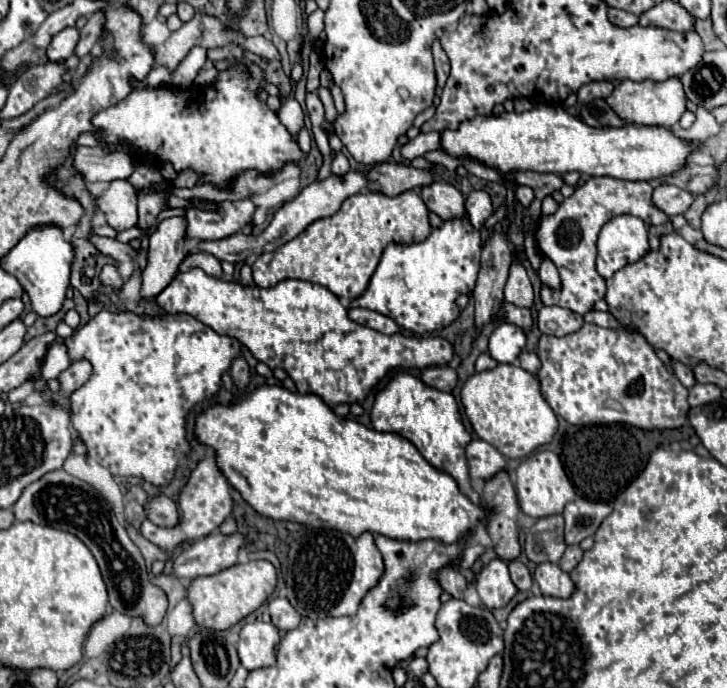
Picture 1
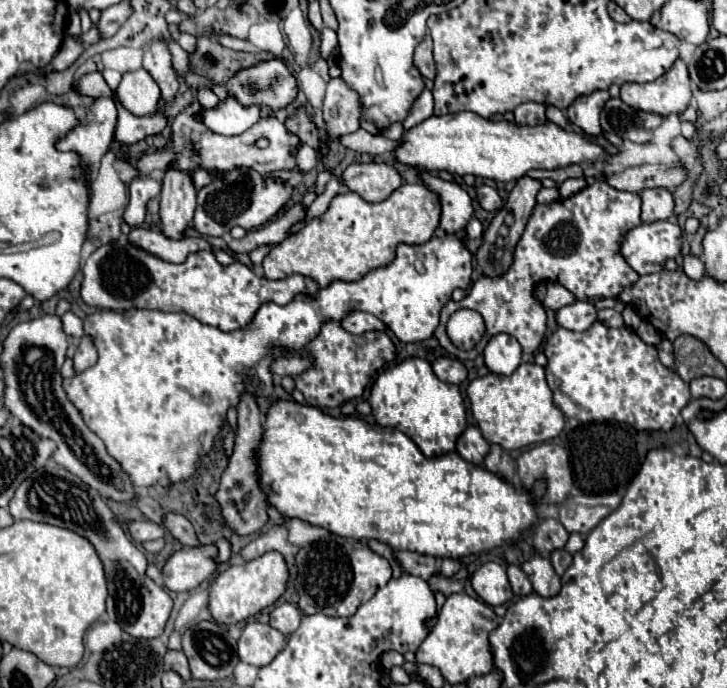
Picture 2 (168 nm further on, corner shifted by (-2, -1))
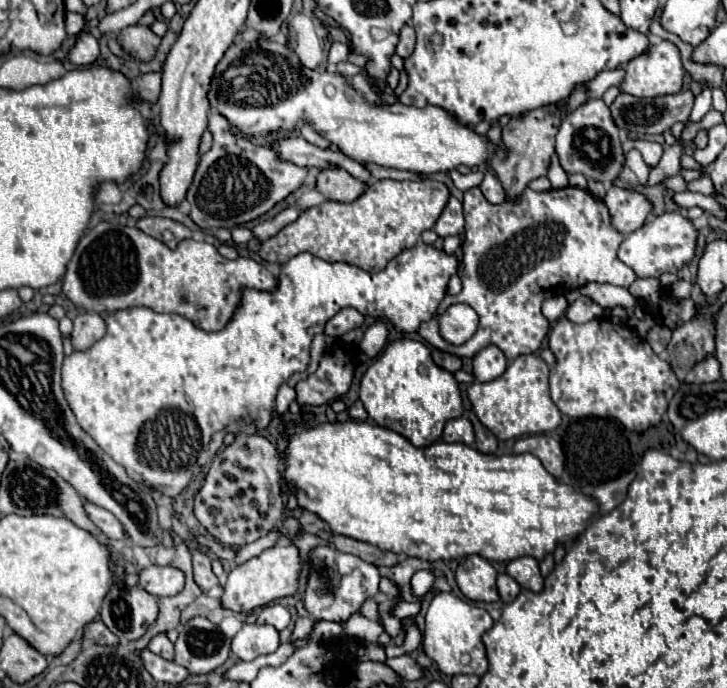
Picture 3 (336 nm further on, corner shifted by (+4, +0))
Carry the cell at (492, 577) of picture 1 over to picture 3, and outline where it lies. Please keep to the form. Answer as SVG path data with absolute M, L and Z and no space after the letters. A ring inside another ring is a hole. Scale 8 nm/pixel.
M477 554L463 558L455 570L457 586L469 600L497 602L499 596L495 588L495 578L497 578L495 568Z

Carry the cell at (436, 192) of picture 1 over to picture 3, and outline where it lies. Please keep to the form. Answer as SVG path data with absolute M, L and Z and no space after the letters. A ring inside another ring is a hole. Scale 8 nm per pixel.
M451 196L449 204L445 206L443 214L439 216L439 220L435 224L435 232L441 238L445 238L445 236L459 236L463 232L463 226L465 226L463 206L461 206L461 202L455 196Z

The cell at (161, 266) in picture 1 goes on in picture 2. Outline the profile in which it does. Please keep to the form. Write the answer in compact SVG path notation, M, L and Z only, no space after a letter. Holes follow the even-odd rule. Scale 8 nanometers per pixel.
M169 169L163 175L163 191L161 191L161 211L157 229L167 239L183 239L185 229L193 221L195 213L195 187L191 183L191 175L185 171Z

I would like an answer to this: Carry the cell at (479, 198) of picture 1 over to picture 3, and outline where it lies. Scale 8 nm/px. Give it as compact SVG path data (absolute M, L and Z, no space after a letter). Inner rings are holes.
M485 172L485 178L483 178L483 182L481 182L479 188L481 188L481 192L485 194L485 198L487 198L491 204L501 204L501 202L505 202L505 198L507 198L501 182L497 180L497 176L495 176L493 172Z

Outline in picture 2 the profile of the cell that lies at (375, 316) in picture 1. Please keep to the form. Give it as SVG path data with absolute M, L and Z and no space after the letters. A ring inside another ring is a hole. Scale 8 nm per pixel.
M363 311L349 313L341 321L341 325L343 325L343 329L347 329L353 335L361 335L361 333L367 333L367 331L385 331L387 329L381 319L377 319L371 313L363 313Z

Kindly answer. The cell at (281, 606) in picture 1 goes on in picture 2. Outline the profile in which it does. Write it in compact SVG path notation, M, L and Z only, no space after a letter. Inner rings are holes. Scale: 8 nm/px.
M281 603L271 611L271 625L283 635L291 635L297 631L301 621L301 611L291 603Z

